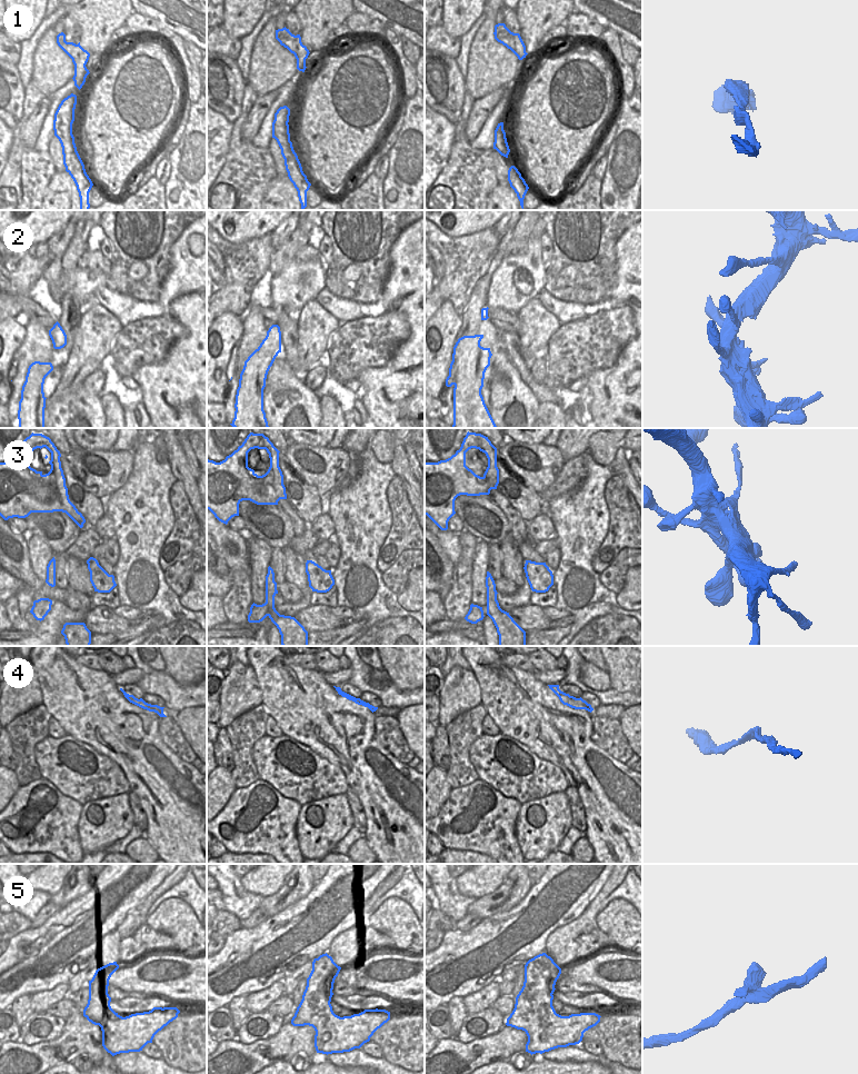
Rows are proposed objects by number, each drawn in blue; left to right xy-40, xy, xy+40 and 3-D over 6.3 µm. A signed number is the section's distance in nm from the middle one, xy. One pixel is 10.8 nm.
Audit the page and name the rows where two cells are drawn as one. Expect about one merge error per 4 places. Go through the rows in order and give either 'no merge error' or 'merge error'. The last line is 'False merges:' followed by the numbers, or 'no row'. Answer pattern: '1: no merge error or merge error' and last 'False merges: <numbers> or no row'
1: no merge error
2: no merge error
3: no merge error
4: no merge error
5: merge error
False merges: 5

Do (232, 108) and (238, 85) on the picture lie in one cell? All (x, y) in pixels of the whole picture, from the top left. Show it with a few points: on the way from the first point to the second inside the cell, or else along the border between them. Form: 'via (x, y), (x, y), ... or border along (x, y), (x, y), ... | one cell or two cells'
via (232, 102), (232, 90) | one cell

